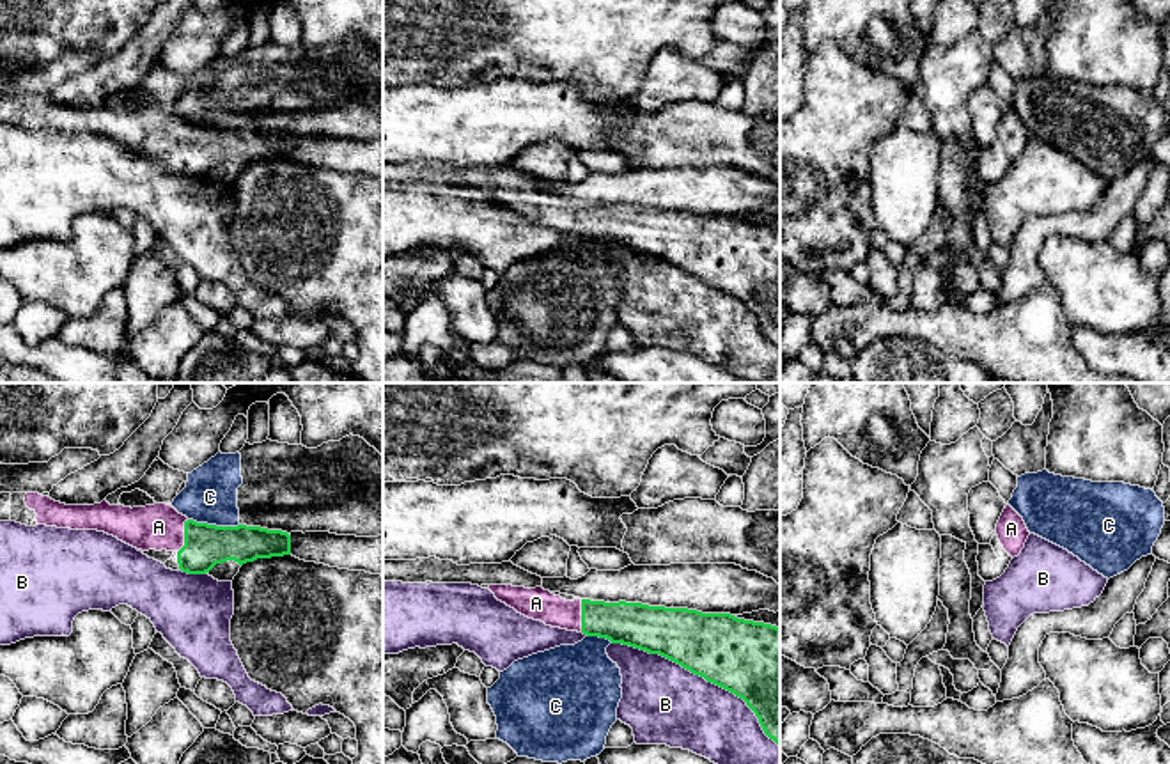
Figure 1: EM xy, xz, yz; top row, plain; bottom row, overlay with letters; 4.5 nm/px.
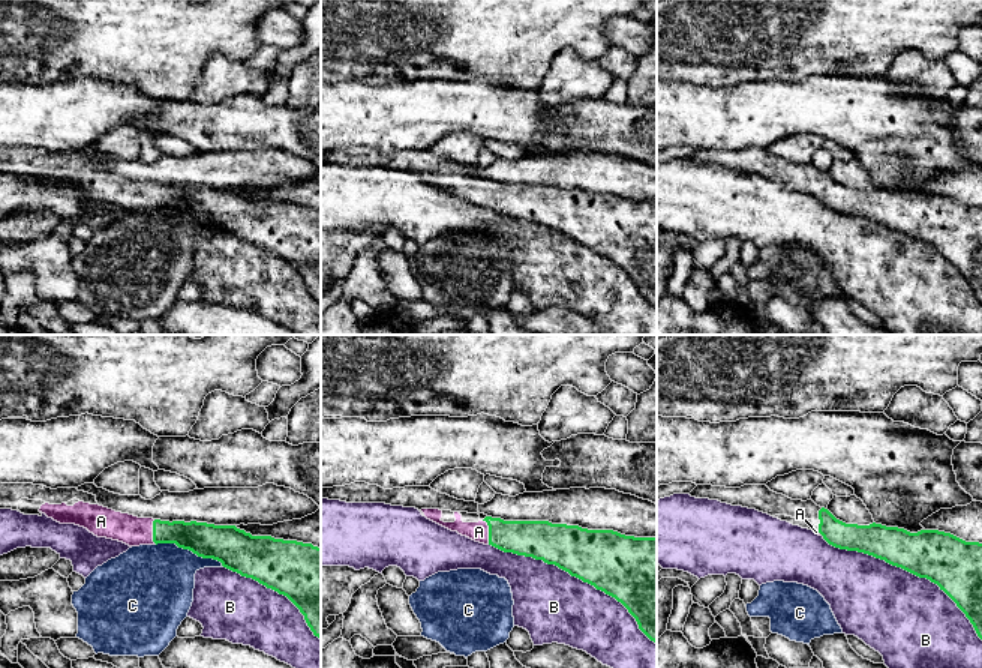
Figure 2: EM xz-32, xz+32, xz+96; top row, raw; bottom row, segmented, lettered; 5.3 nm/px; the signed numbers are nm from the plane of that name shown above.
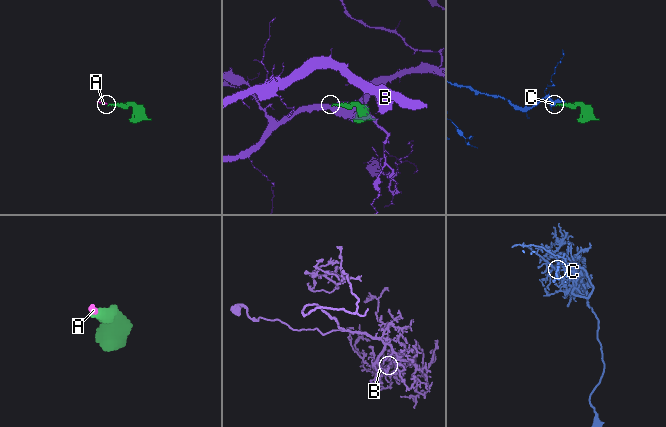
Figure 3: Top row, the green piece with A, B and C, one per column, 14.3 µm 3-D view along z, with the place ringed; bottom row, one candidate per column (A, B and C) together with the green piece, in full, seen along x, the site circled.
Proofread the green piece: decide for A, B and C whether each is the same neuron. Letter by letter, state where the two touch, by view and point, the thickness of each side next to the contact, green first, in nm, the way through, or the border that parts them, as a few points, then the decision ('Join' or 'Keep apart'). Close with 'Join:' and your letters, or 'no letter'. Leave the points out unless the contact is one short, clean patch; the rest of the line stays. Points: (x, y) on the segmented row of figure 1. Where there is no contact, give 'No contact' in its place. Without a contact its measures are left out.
A: Touches green at xy (185, 536). Thickness 190 nm (green) against 220 nm. Path across: xy (206, 545), (197, 545), (185, 536), (158, 527). Join
B: Touches green at xz (701, 676). Thickness 360 nm (green) against 360 nm. Keep apart
C: Touches green at xy (213, 525). Thickness 190 nm (green) against 240 nm. Keep apart
Join: A

